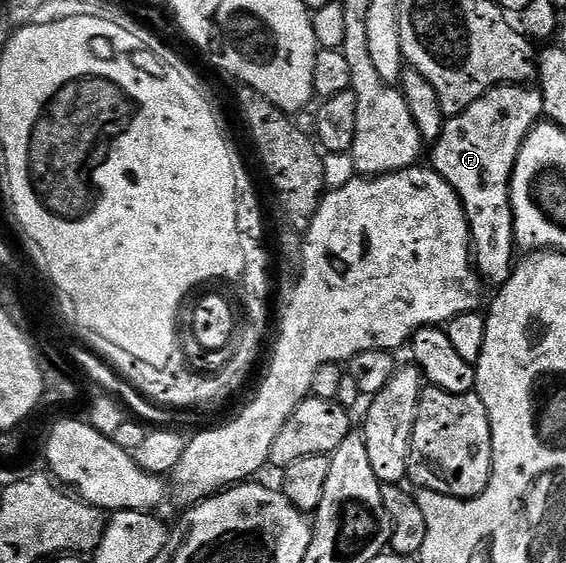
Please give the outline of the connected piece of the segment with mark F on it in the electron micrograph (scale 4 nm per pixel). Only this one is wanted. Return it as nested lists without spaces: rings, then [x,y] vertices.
[[[504,85],[492,87],[473,105],[459,115],[452,115],[444,122],[441,137],[430,148],[430,166],[457,192],[467,214],[471,230],[473,262],[480,279],[488,288],[498,289],[509,281],[517,259],[515,245],[515,218],[511,208],[511,178],[521,153],[521,145],[535,124],[544,118],[543,93],[531,85]]]

